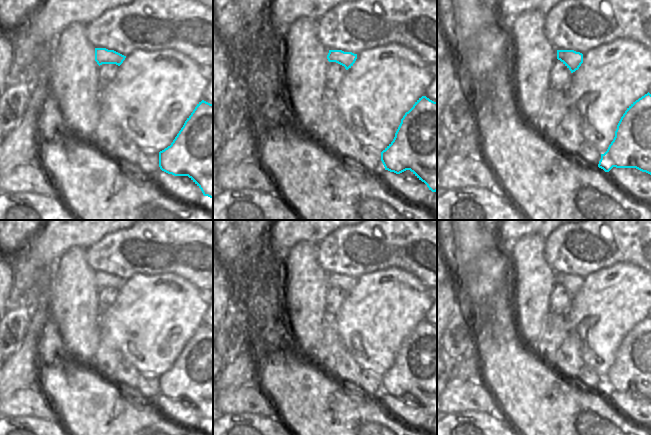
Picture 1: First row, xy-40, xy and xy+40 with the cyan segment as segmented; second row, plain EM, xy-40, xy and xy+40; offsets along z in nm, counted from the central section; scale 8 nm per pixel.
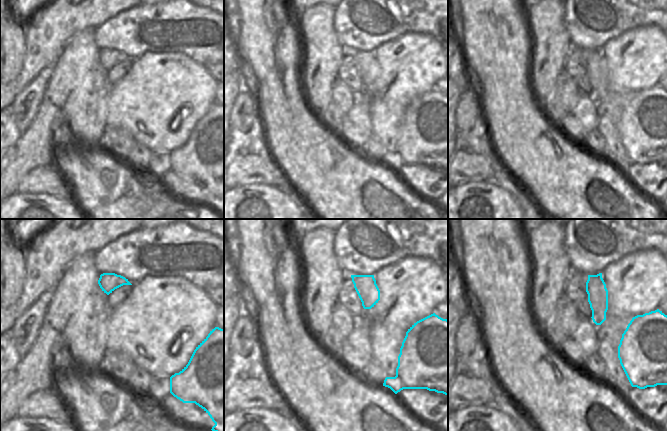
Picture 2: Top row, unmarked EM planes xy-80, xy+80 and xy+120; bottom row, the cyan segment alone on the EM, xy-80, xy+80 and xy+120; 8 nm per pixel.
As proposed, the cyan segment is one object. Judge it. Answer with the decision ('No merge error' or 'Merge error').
No merge error.

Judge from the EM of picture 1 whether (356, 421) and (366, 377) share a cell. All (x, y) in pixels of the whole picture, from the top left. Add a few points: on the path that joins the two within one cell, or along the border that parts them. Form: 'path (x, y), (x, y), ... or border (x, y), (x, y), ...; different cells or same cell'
border (354, 389), (363, 393), (374, 394), (379, 398); different cells

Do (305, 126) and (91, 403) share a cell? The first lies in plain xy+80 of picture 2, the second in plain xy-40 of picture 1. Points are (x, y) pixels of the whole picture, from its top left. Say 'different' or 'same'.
same

